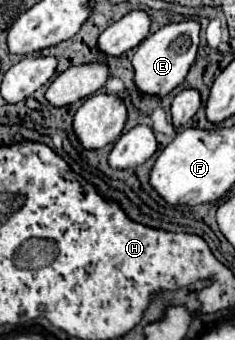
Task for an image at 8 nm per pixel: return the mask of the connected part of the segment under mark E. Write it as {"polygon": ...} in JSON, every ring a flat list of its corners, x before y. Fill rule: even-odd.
{"polygon":[[182,21,182,23,170,23,158,29,156,33,148,35,136,49,132,57,134,67,134,87,138,93,148,97,166,97,174,87,178,87,184,77,188,75,190,65,196,59,198,51,198,33,200,25,196,21]]}

